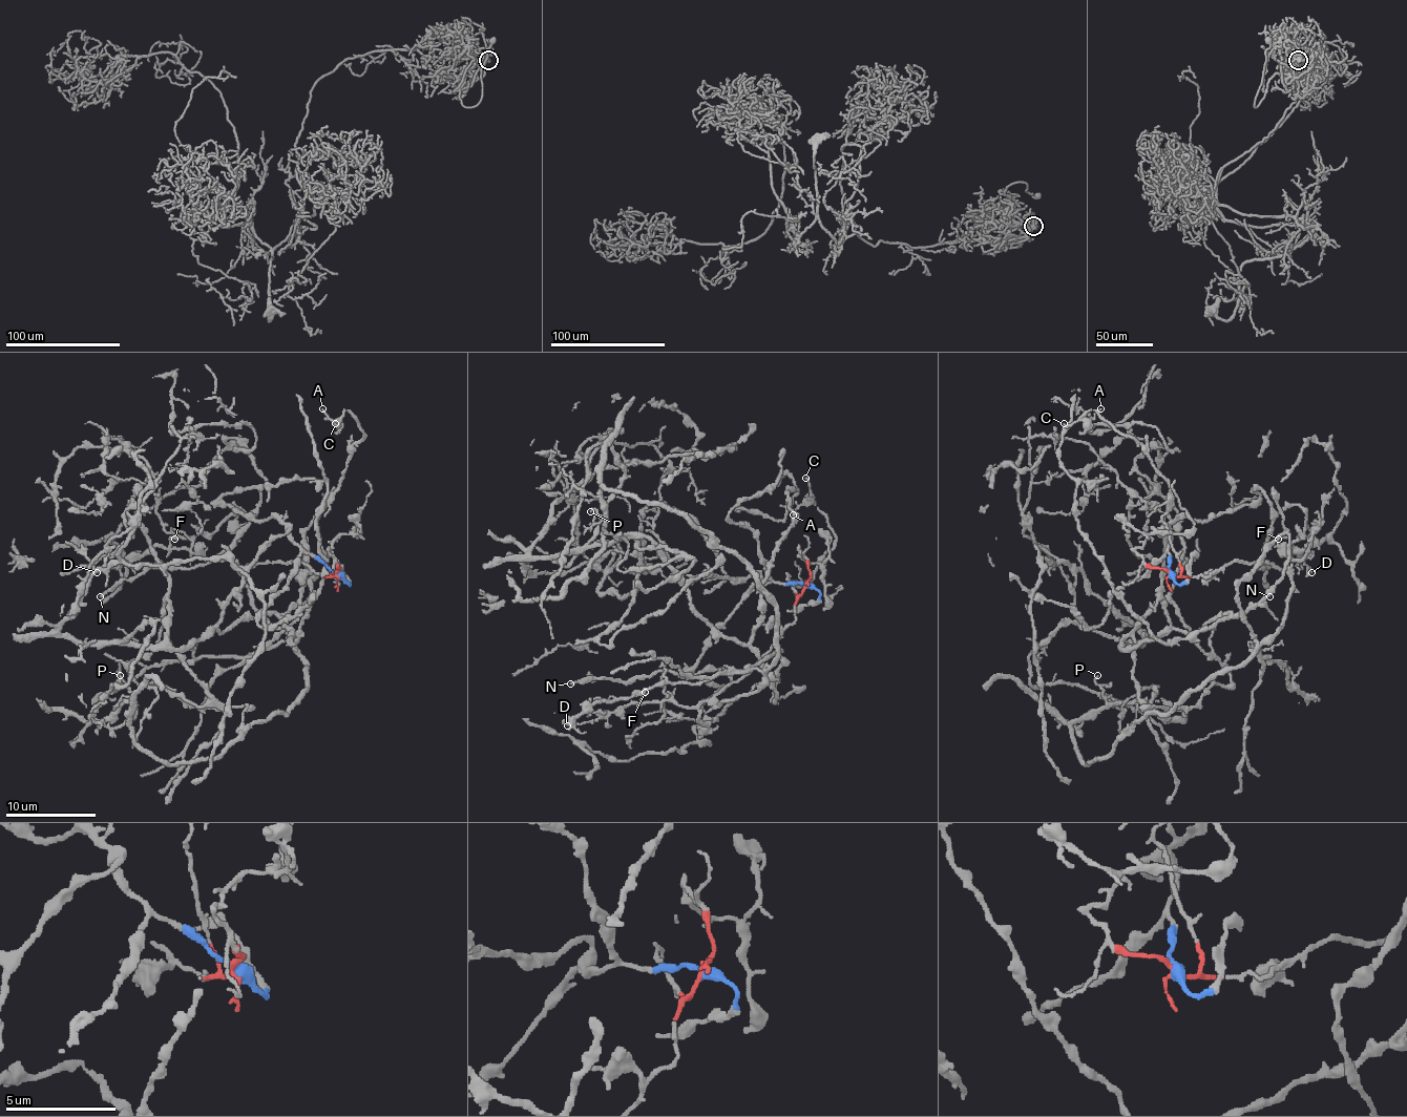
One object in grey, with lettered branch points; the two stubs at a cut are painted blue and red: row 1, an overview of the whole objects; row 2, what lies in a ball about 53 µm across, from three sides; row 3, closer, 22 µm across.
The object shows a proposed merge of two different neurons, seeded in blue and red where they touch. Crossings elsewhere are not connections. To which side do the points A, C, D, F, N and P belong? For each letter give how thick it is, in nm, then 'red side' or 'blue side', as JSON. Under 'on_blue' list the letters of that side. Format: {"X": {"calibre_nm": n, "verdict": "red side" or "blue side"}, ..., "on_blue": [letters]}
{"A": {"calibre_nm": 100, "verdict": "red side"}, "C": {"calibre_nm": 140, "verdict": "red side"}, "D": {"calibre_nm": 130, "verdict": "red side"}, "F": {"calibre_nm": 150, "verdict": "red side"}, "N": {"calibre_nm": 160, "verdict": "blue side"}, "P": {"calibre_nm": 110, "verdict": "red side"}, "on_blue": ["N"]}

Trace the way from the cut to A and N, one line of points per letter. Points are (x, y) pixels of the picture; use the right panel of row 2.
A: (1170, 573), (1180, 564), (1162, 521), (1170, 483), (1147, 451), (1095, 411), (1086, 415), (1101, 408)
N: (1170, 573), (1174, 521), (1251, 505), (1258, 487), (1271, 514), (1258, 564), (1266, 569), (1268, 595)

